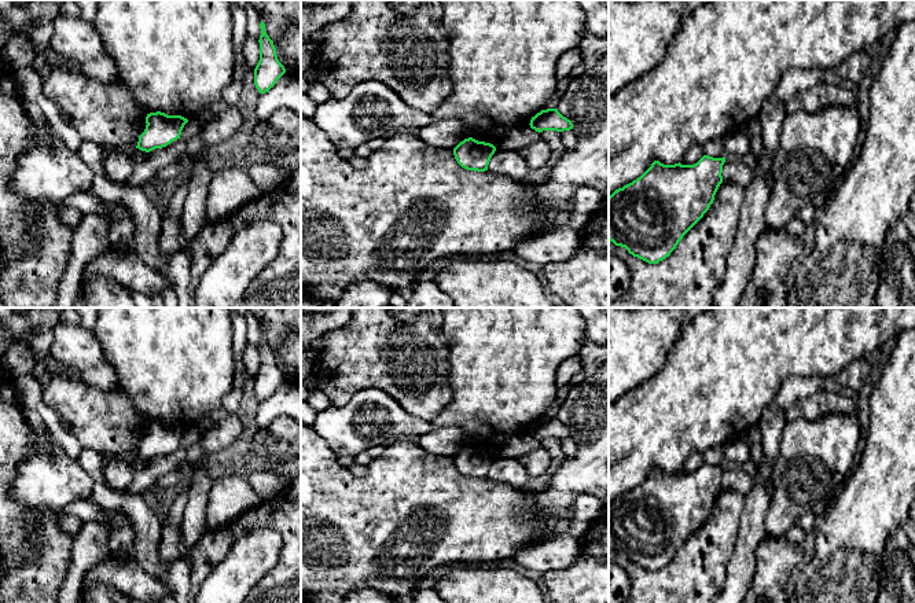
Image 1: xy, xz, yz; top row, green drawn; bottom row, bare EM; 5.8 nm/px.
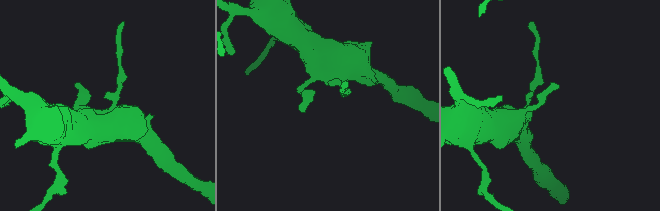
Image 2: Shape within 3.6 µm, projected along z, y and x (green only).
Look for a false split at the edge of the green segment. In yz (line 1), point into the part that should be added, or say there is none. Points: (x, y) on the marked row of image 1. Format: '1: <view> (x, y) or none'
1: none

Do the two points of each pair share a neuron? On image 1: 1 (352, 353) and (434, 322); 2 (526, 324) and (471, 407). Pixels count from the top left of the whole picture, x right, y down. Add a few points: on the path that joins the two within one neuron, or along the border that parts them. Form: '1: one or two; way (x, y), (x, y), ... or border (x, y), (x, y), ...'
1: one; way (373, 353), (403, 353), (414, 342)
2: one; way (506, 345), (503, 374), (492, 386)

